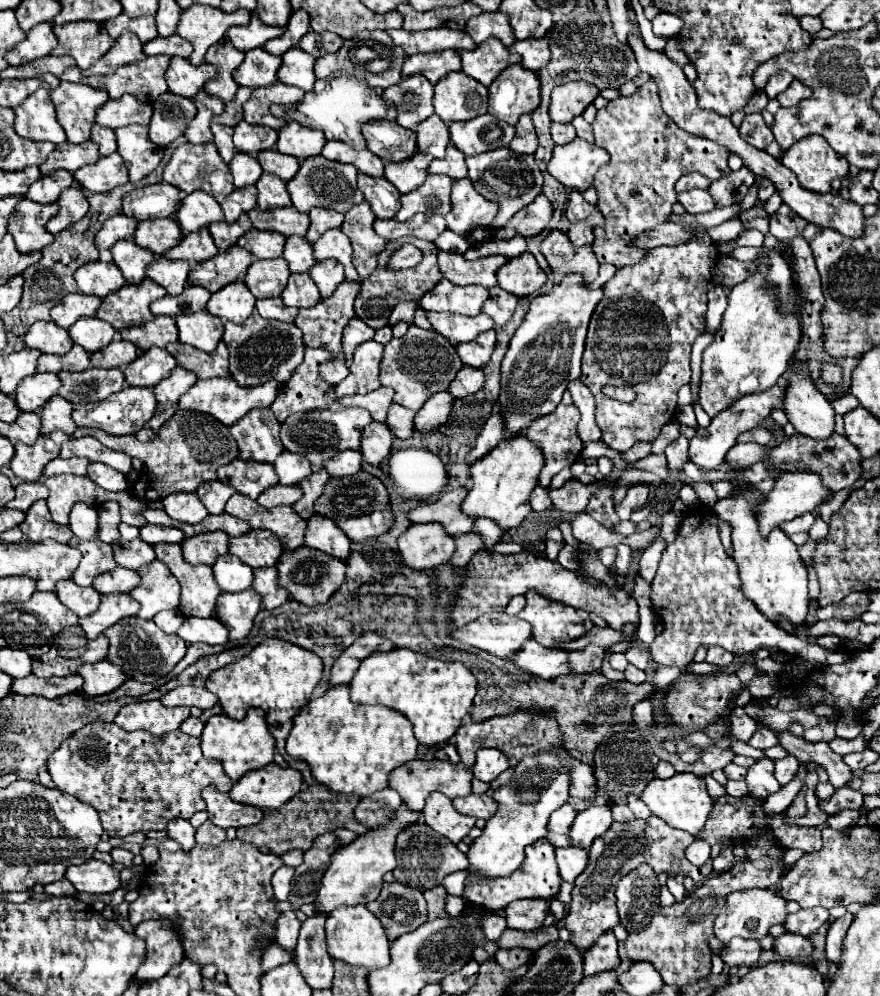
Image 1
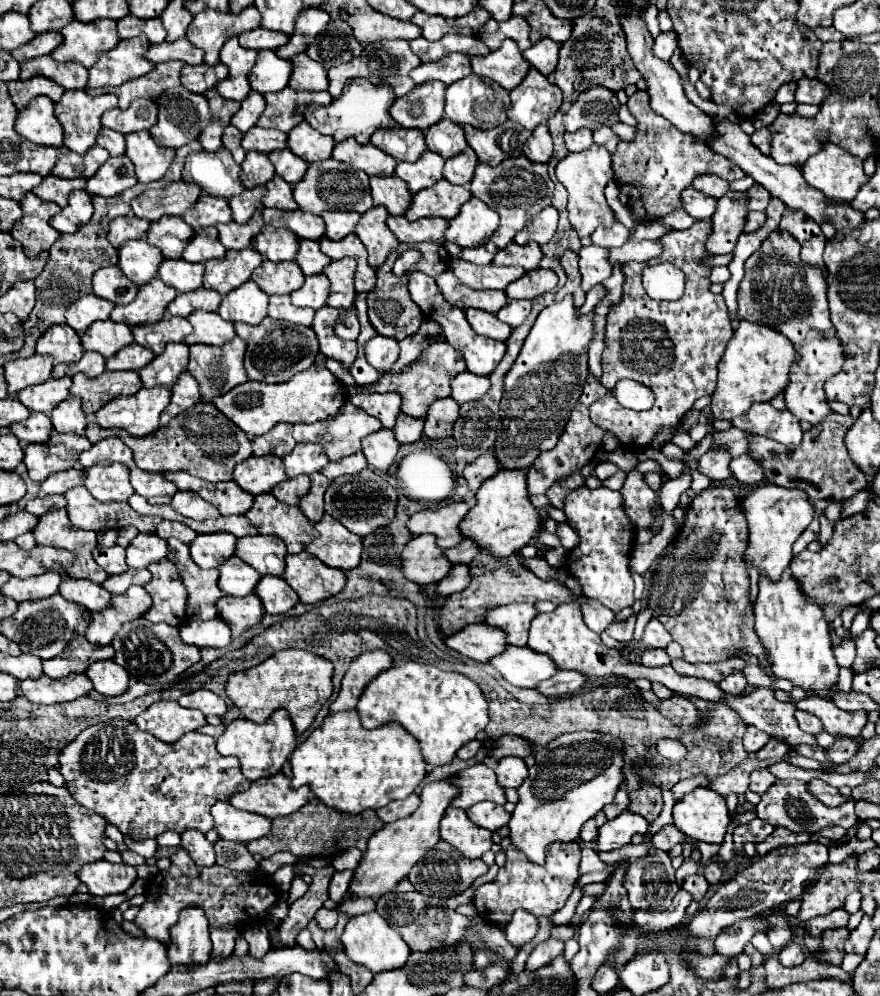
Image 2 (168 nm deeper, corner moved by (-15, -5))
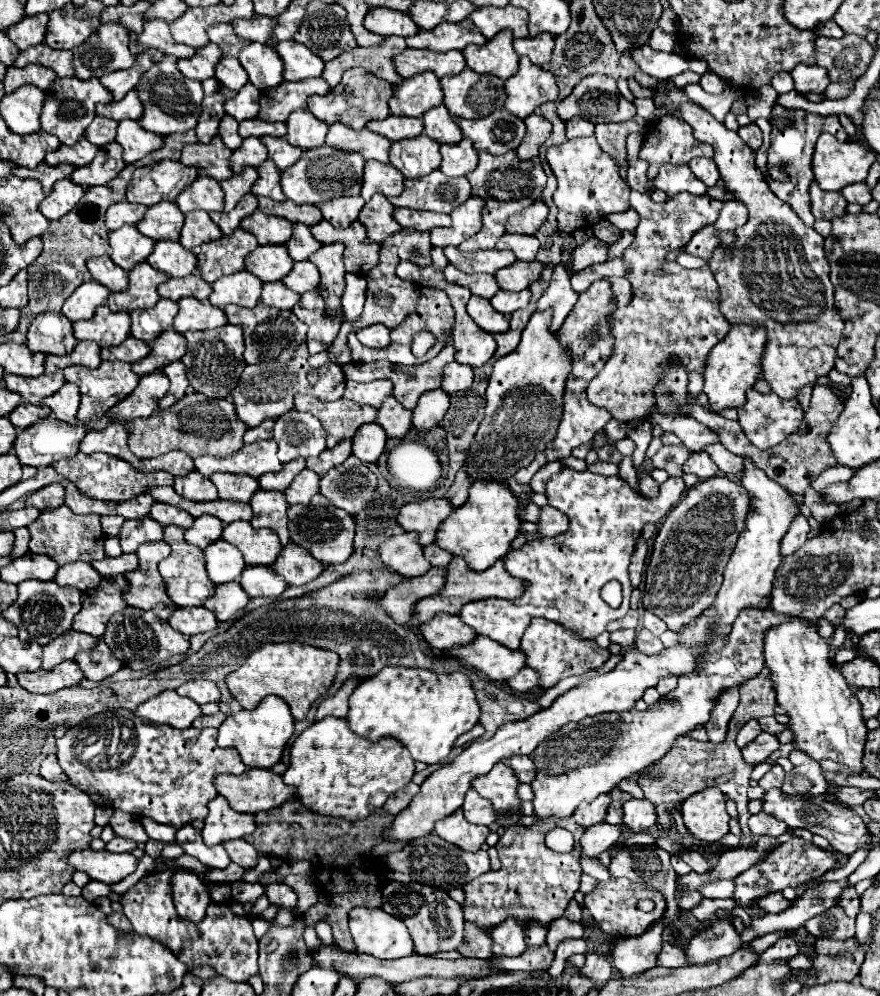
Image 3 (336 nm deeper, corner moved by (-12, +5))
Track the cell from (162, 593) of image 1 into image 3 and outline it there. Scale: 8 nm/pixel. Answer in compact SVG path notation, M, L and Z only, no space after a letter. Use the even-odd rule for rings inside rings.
M164 541L156 545L142 545L138 549L140 569L136 569L136 573L126 575L130 583L130 589L124 595L126 603L130 607L150 609L160 619L168 619L176 611L174 601L166 593L164 579L158 573L158 563L168 555L170 555L170 545L166 545Z

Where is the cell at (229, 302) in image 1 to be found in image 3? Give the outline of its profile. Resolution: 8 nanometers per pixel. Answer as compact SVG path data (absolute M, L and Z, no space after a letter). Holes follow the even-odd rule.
M244 269L240 273L234 273L232 277L222 277L220 281L216 281L208 299L212 305L220 309L224 309L230 303L252 309L256 303L260 303L260 291L262 281Z

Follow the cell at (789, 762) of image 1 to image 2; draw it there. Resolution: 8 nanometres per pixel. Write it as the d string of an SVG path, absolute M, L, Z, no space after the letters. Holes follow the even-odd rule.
M813 779L813 781L809 783L809 791L811 791L821 803L825 803L827 807L839 807L839 805L843 805L843 803L847 803L847 801L853 799L853 797L841 795L835 787L823 783L821 779Z

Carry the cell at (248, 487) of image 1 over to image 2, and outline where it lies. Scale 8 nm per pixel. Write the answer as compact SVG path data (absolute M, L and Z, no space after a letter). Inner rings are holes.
M251 455L243 463L237 463L233 471L233 481L251 495L269 493L271 487L275 487L283 479L287 479L283 471L283 461L275 455Z

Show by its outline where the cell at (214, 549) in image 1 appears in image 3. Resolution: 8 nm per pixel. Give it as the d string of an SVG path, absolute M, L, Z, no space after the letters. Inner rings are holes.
M204 515L204 517L198 517L194 525L186 531L186 541L190 545L206 549L208 545L212 545L222 537L222 531L224 531L224 523L218 517Z

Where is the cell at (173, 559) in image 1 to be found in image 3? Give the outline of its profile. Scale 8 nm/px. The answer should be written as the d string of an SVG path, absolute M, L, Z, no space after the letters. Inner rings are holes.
M176 525L164 527L164 541L172 547L170 557L160 563L160 573L162 573L162 579L166 583L166 591L168 591L170 599L178 607L202 607L204 601L208 597L212 597L212 589L214 589L214 583L210 581L210 577L206 573L204 553L200 549L192 547L190 543L186 543L184 529L180 529Z

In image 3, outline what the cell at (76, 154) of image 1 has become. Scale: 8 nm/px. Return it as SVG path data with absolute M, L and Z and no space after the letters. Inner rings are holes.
M80 137L72 147L60 145L56 151L50 151L46 155L46 163L48 165L72 163L76 167L82 167L82 165L90 165L90 161L96 157L96 153L98 153L98 147L92 145L88 139Z

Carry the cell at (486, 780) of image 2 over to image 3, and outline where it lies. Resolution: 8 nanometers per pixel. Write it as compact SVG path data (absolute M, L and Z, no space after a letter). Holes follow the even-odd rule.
M496 763L490 773L472 779L472 789L476 789L480 797L490 799L494 803L494 809L498 811L496 821L504 827L518 823L520 799L516 795L516 787L518 779L504 763Z

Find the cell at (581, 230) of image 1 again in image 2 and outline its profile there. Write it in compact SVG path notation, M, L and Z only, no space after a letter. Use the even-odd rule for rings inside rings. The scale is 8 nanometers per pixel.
M591 245L583 247L579 253L579 273L581 273L581 287L587 293L591 287L599 285L607 277L611 277L611 263L607 261L607 249Z

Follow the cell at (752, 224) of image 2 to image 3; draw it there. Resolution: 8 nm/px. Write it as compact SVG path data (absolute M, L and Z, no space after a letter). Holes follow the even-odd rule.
M726 201L720 211L720 217L716 219L716 227L720 231L732 231L742 227L746 219L748 219L748 207L744 207L744 203Z

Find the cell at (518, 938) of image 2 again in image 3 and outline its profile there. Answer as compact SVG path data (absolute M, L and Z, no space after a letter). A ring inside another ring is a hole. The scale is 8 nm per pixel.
M508 917L504 923L492 929L494 955L520 955L526 951L526 927L516 919Z

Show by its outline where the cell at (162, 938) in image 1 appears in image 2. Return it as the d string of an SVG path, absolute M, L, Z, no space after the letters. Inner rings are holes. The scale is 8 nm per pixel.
M189 907L179 913L179 923L171 927L171 945L167 955L173 967L191 967L195 963L207 963L211 957L209 921L203 909Z

